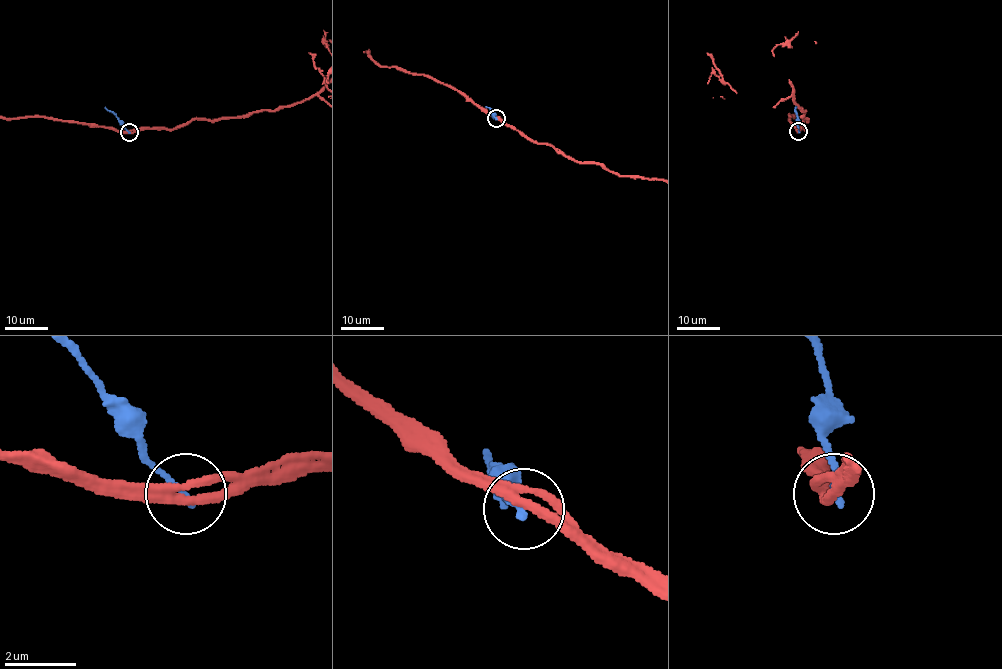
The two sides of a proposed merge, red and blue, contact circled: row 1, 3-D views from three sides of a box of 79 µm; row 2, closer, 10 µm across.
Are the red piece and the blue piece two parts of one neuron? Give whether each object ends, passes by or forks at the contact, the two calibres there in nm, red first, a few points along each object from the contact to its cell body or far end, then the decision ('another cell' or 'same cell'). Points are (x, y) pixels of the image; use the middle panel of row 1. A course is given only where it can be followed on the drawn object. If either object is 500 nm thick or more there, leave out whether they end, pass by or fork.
red forks there; blue ends there; 240 nm thick on the red side, 190 nm on the other; blue runs (496, 119), (486, 106); another cell

